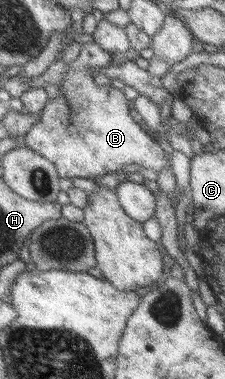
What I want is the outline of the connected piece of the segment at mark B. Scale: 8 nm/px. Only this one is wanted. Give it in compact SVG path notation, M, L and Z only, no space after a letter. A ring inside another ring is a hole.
M92 40L83 43L77 59L67 62L70 70L64 76L64 81L58 84L61 96L48 100L41 112L43 114L41 121L35 123L24 137L23 147L43 156L45 160L51 161L60 178L95 180L96 176L121 171L123 167L130 164L153 170L157 175L170 167L169 157L165 156L167 154L166 145L153 139L144 127L133 120L129 110L130 101L125 98L123 90L111 85L97 85L94 77L90 75L92 68L106 67L110 64L113 59L111 56L111 53L105 52Z

